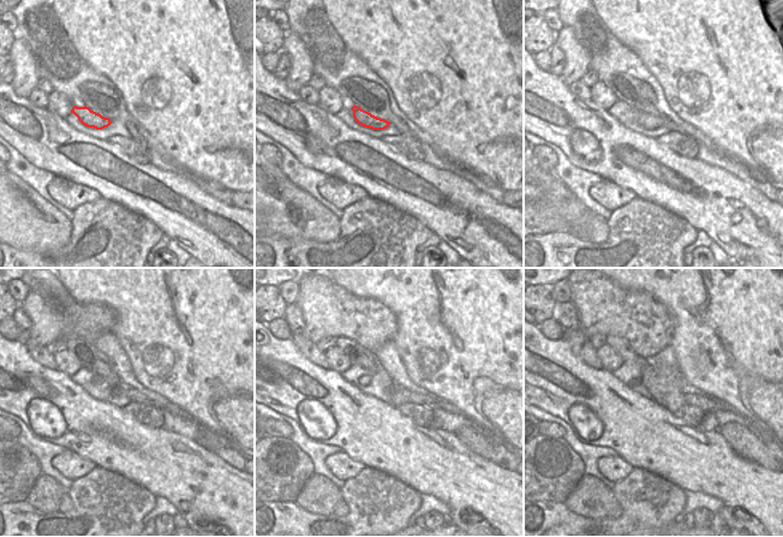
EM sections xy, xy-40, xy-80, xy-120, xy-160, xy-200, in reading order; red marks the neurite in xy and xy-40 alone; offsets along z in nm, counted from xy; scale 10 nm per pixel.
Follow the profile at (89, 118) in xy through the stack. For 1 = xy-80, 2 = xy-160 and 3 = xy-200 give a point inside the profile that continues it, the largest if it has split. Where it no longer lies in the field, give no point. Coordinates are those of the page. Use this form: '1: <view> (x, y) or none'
1: xy-80 (646, 120)
2: xy-160 (418, 399)
3: xy-200 (704, 403)

